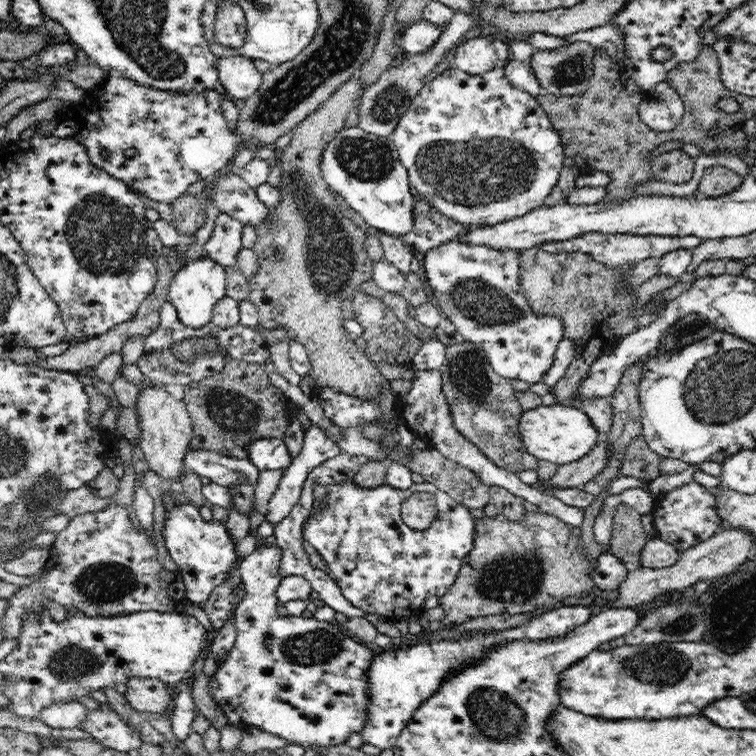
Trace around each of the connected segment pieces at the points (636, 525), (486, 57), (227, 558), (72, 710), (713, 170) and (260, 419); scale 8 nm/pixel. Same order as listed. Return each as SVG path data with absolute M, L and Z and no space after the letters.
M622 504L615 510L613 528L608 549L619 558L629 571L640 567L640 552L648 540L641 523L641 515L628 504Z
M486 34L459 44L453 60L453 68L470 75L482 75L501 66L494 44Z
M190 502L172 506L168 516L160 516L158 519L158 524L163 526L162 536L166 549L183 576L187 599L196 605L204 602L228 578L237 563L242 562L238 559L237 544L229 534L228 526L220 521L212 521L205 521L198 507Z
M61 701L48 706L40 712L40 720L50 728L63 731L70 728L82 729L82 720L86 716L84 704L78 701Z
M710 166L704 171L692 195L702 199L719 197L736 190L742 181L737 172L725 166Z
M232 357L225 358L225 364L220 373L213 374L208 378L190 383L184 387L183 402L193 423L193 438L191 449L208 450L229 458L249 458L249 446L254 441L262 439L282 439L288 430L295 415L292 413L290 400L270 382L270 378L264 371L264 365L255 365L246 361L234 360Z

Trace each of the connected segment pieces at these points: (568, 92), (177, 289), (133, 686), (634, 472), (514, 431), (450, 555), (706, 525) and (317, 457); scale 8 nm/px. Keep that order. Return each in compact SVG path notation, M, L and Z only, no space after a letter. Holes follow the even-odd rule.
M576 41L566 42L564 46L558 46L554 50L535 50L531 58L531 68L539 86L554 96L574 96L586 92L593 76L596 49L600 48L585 41Z
M208 256L191 260L174 272L167 287L167 298L176 306L177 313L186 326L201 327L212 321L214 306L226 296L225 267Z
M130 678L126 682L128 690L124 699L136 711L160 713L168 704L169 690L167 684L153 678Z
M638 437L630 442L621 458L620 477L634 477L649 484L661 476L660 460L662 457L650 449L646 440Z
M470 341L448 345L446 360L439 368L454 428L484 454L494 465L512 473L538 469L538 458L526 451L521 442L518 420L525 412L517 402L510 379L500 376L480 347Z
M352 481L332 484L327 497L303 524L304 541L322 554L327 564L325 571L341 588L344 598L368 614L387 618L412 615L424 609L424 602L430 596L440 598L456 580L465 558L474 550L474 531L475 518L470 509L427 481L414 483L408 490L398 490L388 484L374 489L361 488ZM418 492L434 495L438 509L437 517L426 530L414 530L401 519L401 504Z
M690 482L668 491L662 504L666 508L666 516L664 518L658 516L656 522L653 522L655 536L674 546L679 552L689 550L692 546L709 540L721 531L718 498L698 483Z
M314 424L308 426L304 436L303 448L299 451L298 456L291 462L292 464L288 466L288 469L285 470L276 493L267 502L265 521L276 524L277 522L284 520L292 508L294 508L294 505L298 504L302 489L304 484L306 484L310 472L312 472L316 466L320 466L320 464L323 464L326 460L335 458L341 453L340 446L338 446L336 442L333 442L330 439L330 436L327 436L326 432L320 430Z

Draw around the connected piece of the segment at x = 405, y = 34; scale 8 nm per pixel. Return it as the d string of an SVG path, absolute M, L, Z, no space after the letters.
M422 17L405 26L405 29L399 34L397 44L405 55L424 53L425 50L436 44L440 35L441 31L438 29L438 25Z

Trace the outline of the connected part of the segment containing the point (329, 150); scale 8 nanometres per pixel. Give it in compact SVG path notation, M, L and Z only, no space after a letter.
M359 126L344 127L325 146L321 171L329 188L379 232L400 236L414 226L409 174L390 136L380 137Z

